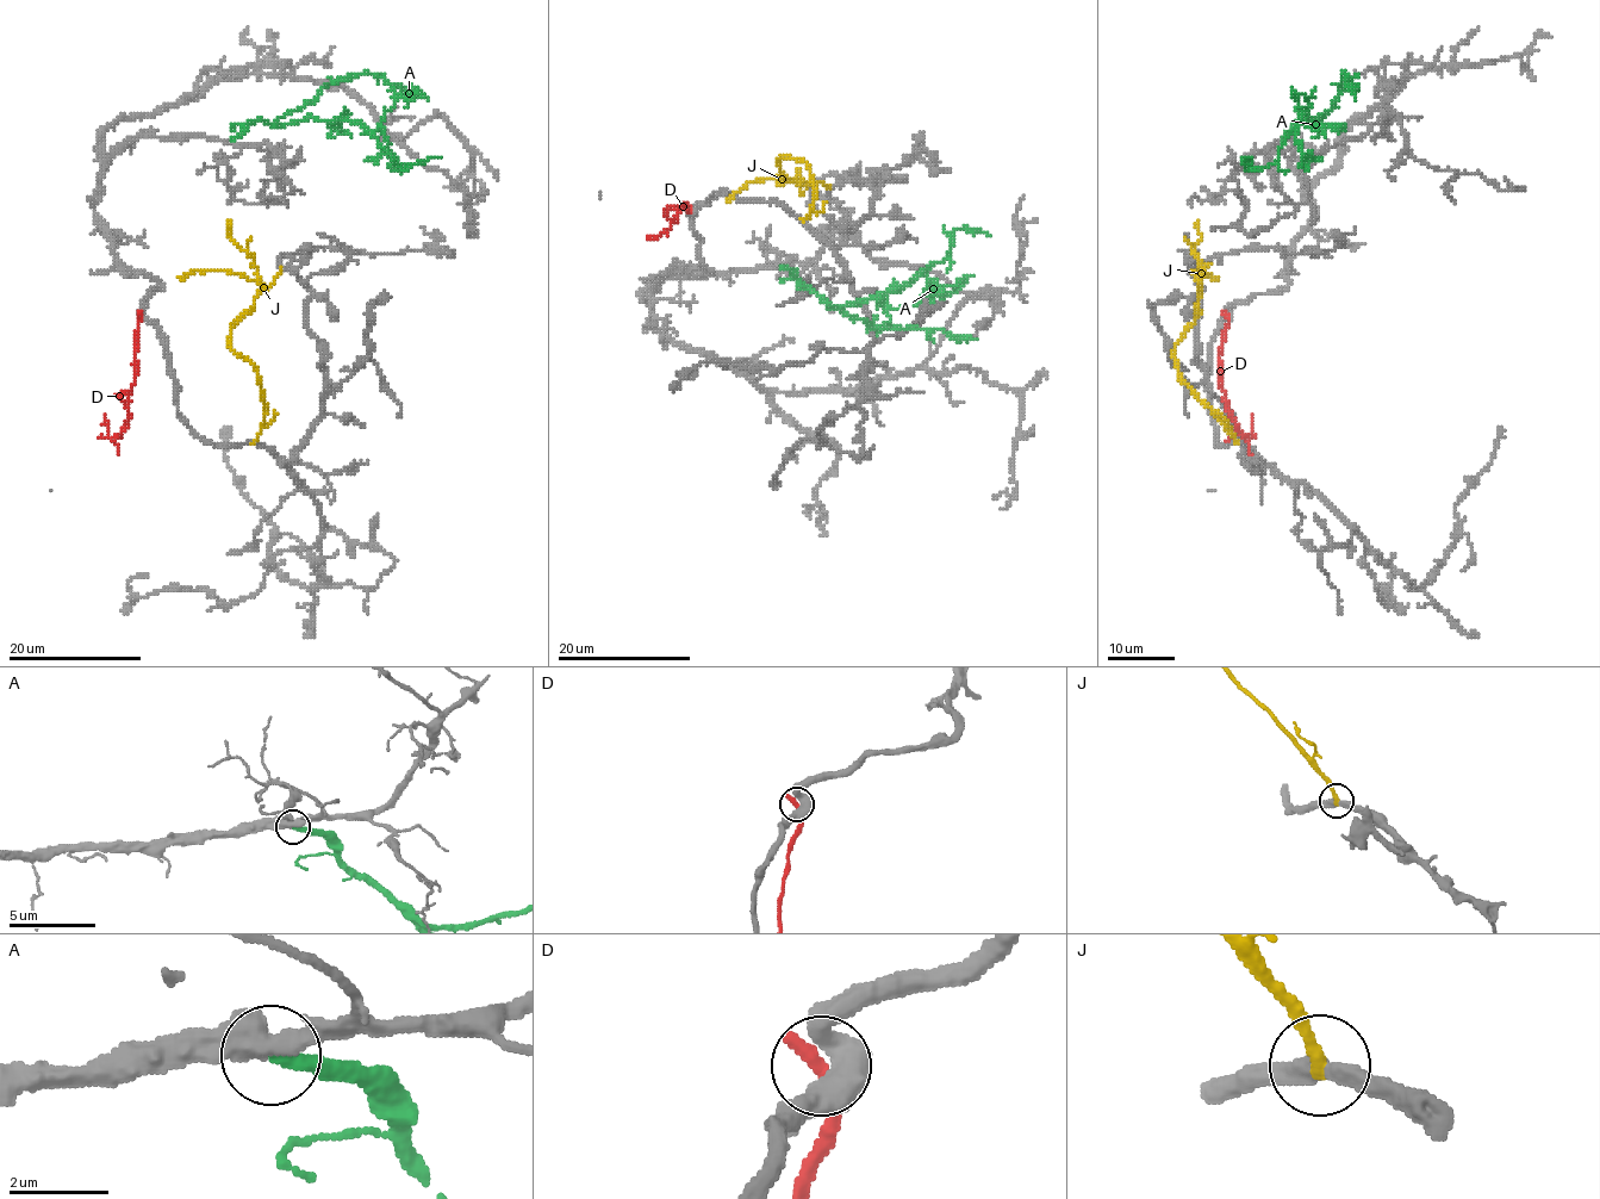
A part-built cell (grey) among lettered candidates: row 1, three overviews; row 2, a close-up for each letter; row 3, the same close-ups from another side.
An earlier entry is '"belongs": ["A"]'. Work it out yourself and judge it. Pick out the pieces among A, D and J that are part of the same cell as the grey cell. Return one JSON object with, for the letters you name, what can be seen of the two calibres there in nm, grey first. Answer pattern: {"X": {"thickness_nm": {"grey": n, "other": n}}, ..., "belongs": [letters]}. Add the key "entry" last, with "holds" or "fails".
{"A": {"thickness_nm": {"grey": 500, "other": 340}}, "belongs": ["A"], "entry": "holds"}

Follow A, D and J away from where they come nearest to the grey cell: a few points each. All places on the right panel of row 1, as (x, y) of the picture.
A: (1282, 140), (1299, 120), (1320, 123), (1302, 120), (1264, 168), (1245, 169), (1245, 157), (1252, 157)
D: (1226, 315), (1227, 324), (1220, 345), (1220, 390), (1228, 416), (1245, 436), (1251, 436), (1252, 415)
J: (1236, 442), (1186, 381), (1174, 349), (1197, 316), (1201, 285), (1194, 273), (1206, 271), (1219, 278)

